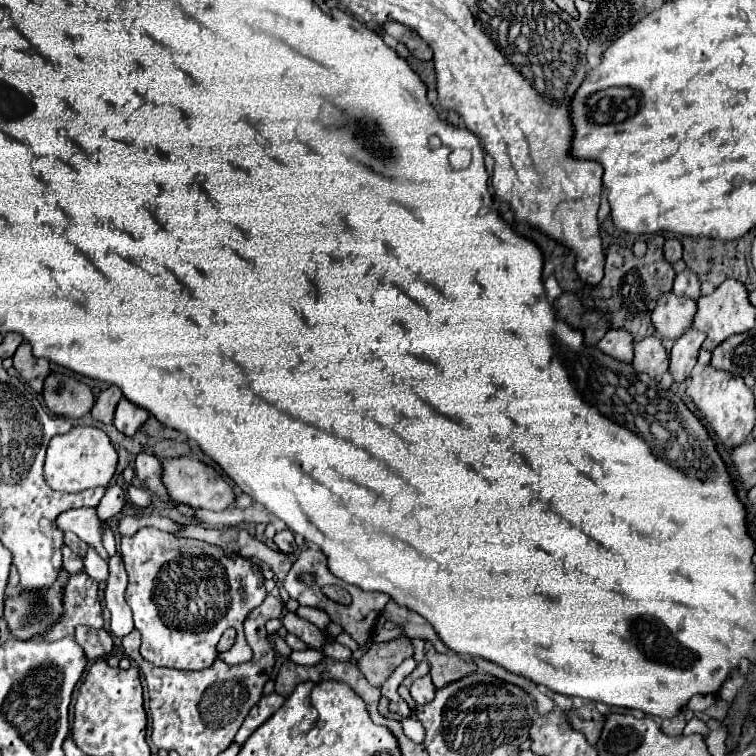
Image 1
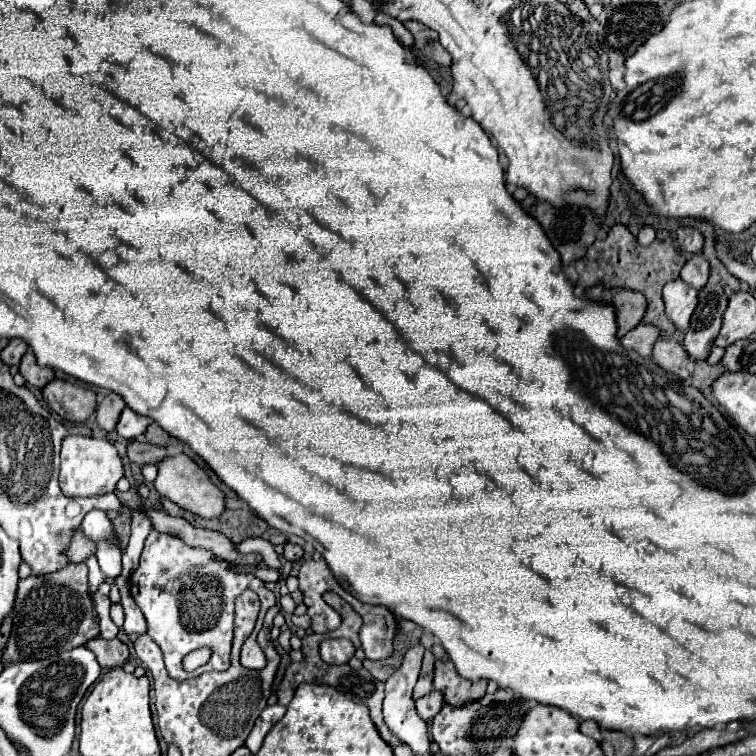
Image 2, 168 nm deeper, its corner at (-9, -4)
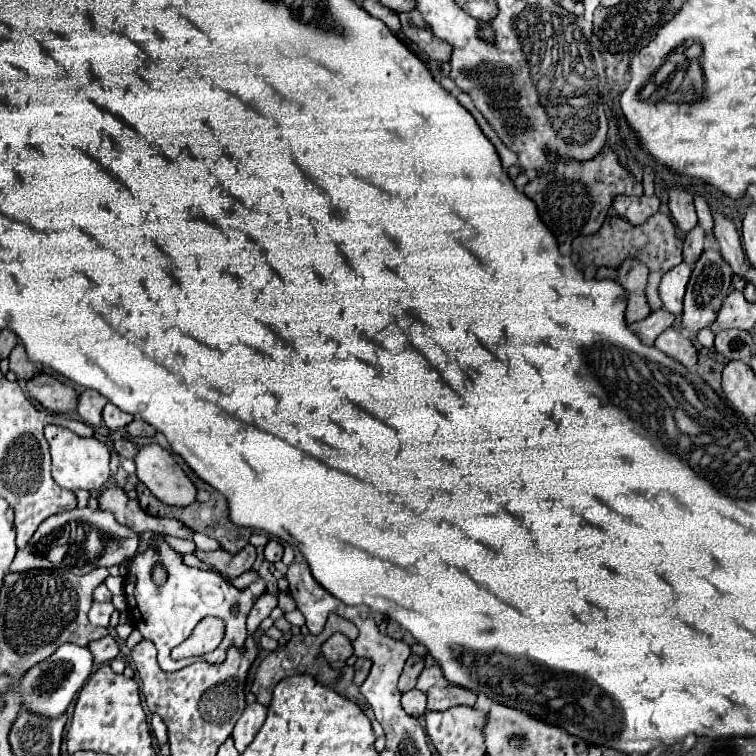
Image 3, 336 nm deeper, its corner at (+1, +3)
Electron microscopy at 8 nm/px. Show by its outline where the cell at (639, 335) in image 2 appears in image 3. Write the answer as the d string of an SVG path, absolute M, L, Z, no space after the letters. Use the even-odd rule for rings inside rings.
M658 309L654 313L650 313L644 321L632 323L630 329L640 337L640 341L644 341L646 345L654 345L656 337L660 333L664 333L668 327L672 327L672 323L676 321L676 317L664 309Z

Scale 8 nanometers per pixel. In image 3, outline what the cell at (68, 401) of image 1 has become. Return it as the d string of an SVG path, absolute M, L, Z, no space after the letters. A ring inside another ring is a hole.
M36 375L32 381L28 381L28 395L32 399L36 399L40 405L44 405L46 409L54 411L54 413L68 413L76 407L78 395L74 391L74 387L60 383L58 379L50 377L50 375Z

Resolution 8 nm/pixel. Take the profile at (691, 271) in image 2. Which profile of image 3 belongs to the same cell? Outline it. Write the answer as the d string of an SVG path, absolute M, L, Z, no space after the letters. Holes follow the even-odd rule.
M696 225L684 237L684 261L688 265L694 265L702 253L702 249L704 249L704 229L700 225Z

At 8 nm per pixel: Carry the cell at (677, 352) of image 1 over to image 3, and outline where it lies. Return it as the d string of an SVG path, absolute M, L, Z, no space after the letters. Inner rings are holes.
M714 247L704 249L700 259L696 261L696 265L692 269L692 275L690 275L690 281L688 281L688 289L686 289L686 297L684 297L682 325L692 333L698 333L700 329L712 325L714 319L716 319L716 313L722 307L722 301L730 293L730 285L732 285L732 269L724 261L720 251L714 249Z

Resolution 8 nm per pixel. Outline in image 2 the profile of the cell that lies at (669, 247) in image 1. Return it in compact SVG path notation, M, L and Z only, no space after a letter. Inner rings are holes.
M680 228L676 234L678 234L678 240L676 240L678 242L678 248L686 256L698 254L702 250L704 238L702 238L702 234L698 230L694 230L694 228Z

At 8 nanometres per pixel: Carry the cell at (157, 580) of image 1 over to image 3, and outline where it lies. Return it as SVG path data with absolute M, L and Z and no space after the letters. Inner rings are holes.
M140 533L142 541L156 543L160 549L148 549L140 555L134 557L132 569L128 571L126 579L126 601L128 601L128 613L132 615L136 629L142 633L144 639L150 639L157 649L157 660L160 668L166 672L174 672L197 661L208 661L208 663L222 663L226 659L228 647L242 647L246 641L246 617L254 605L254 601L266 591L266 581L258 579L246 589L238 591L228 583L220 573L216 571L206 571L206 569L196 569L196 567L186 567L182 563L182 555L172 551L164 541L152 541L154 533ZM154 565L162 565L166 569L166 583L156 585L152 581L152 569ZM232 607L238 607L238 613L232 613ZM202 617L220 617L226 623L226 637L224 641L208 655L204 657L194 657L194 659L184 659L175 661L171 658L171 650L180 645L188 635L192 633L194 625Z

